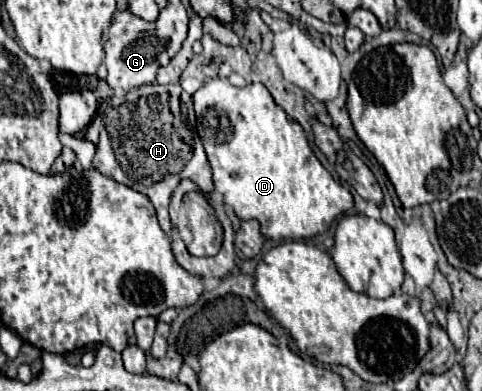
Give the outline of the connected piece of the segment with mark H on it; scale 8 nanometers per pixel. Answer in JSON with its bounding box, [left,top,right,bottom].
[85,84,215,236]

